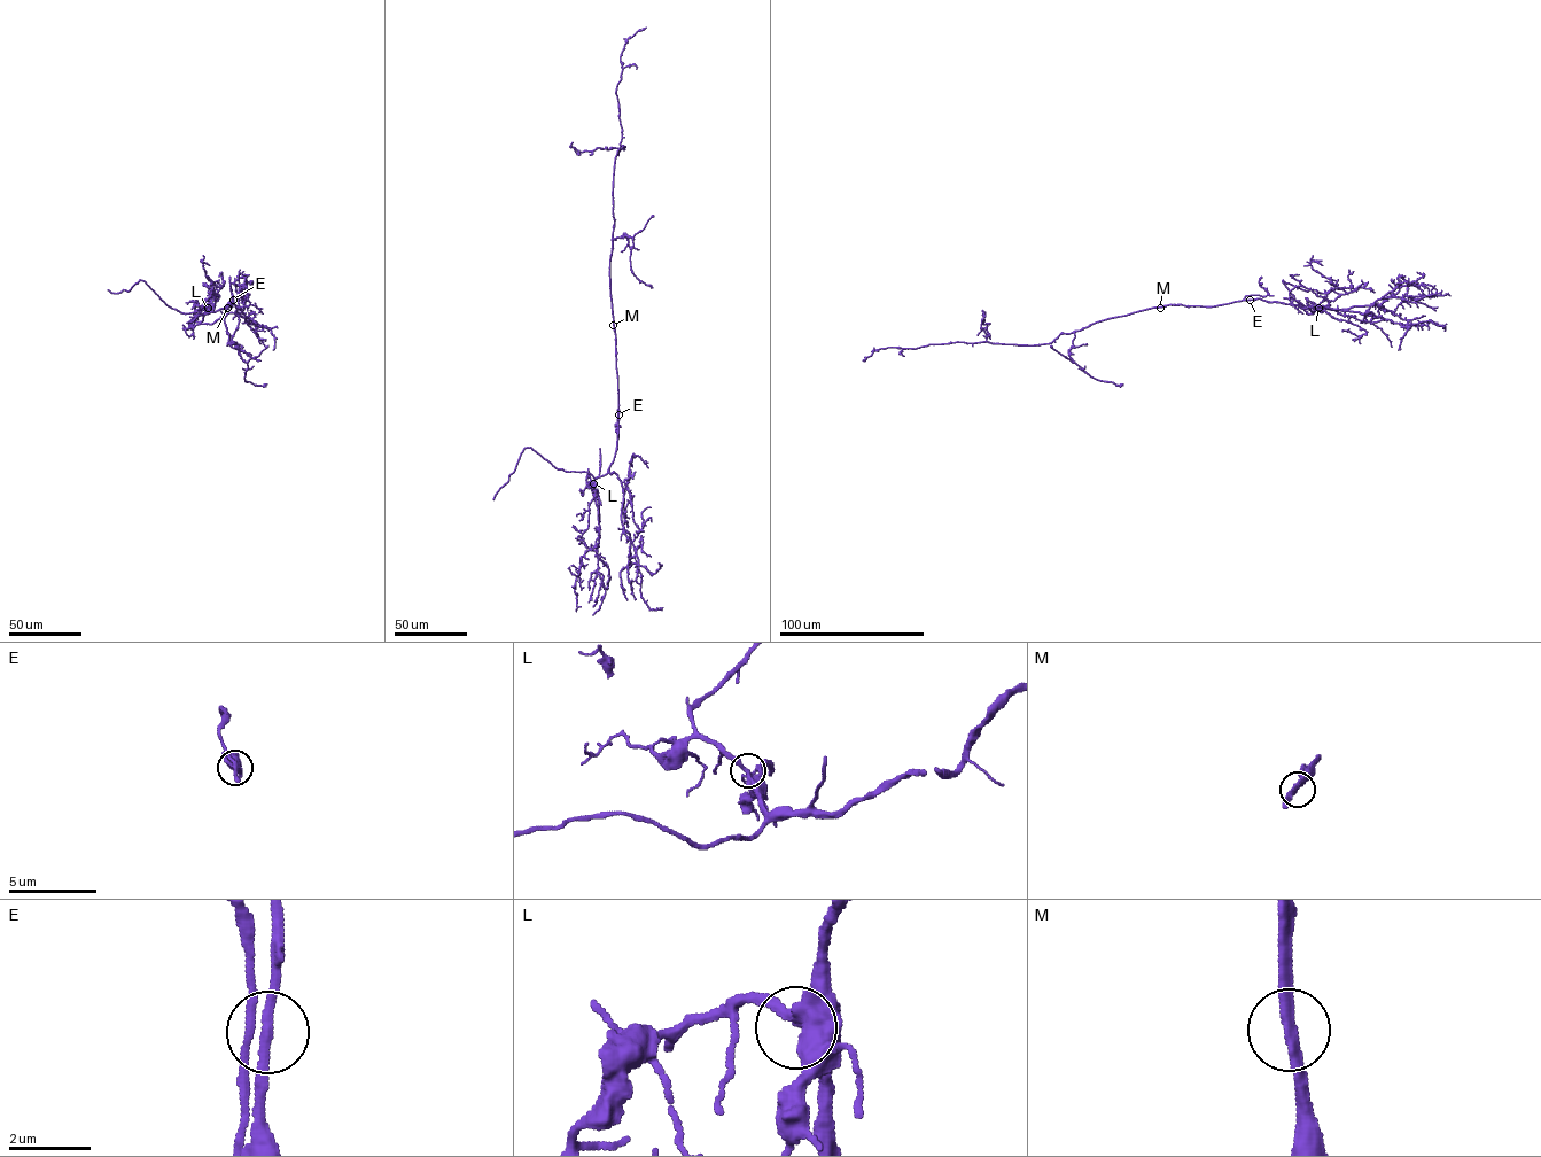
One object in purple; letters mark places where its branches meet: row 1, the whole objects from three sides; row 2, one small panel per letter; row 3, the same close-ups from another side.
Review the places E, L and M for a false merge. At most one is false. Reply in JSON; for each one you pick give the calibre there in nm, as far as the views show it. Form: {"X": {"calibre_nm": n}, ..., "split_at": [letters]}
{"split_at": []}

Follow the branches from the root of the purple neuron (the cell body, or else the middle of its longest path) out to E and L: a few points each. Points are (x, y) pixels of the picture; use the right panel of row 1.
E: (1160, 307), (1214, 307), (1250, 300)
L: (1160, 307), (1214, 307), (1260, 299), (1312, 311), (1318, 308)

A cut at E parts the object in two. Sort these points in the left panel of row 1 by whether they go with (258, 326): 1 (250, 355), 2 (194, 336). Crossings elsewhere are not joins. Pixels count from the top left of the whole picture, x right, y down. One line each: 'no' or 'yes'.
1: no
2: no

